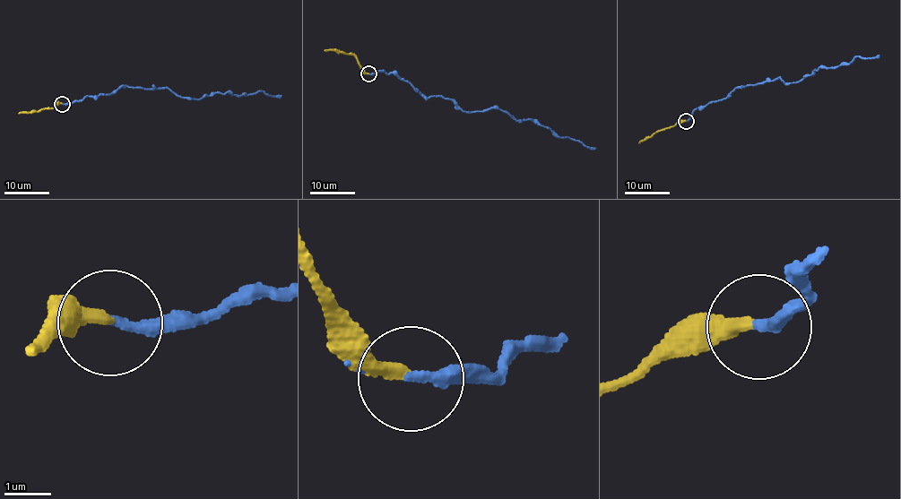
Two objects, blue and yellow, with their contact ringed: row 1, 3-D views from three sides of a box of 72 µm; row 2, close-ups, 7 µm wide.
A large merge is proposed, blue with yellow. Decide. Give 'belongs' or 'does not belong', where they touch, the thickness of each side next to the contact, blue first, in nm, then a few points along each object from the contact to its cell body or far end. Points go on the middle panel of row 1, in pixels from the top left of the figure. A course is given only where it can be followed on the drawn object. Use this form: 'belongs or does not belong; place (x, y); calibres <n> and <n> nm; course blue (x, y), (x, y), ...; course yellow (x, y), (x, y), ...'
belongs; place (368, 73); calibres 240 and 240 nm; course blue (368, 74), (397, 73), (423, 95), (454, 98), (462, 110), (499, 108), (594, 147); course yellow (368, 74), (360, 70), (354, 55), (324, 50)

